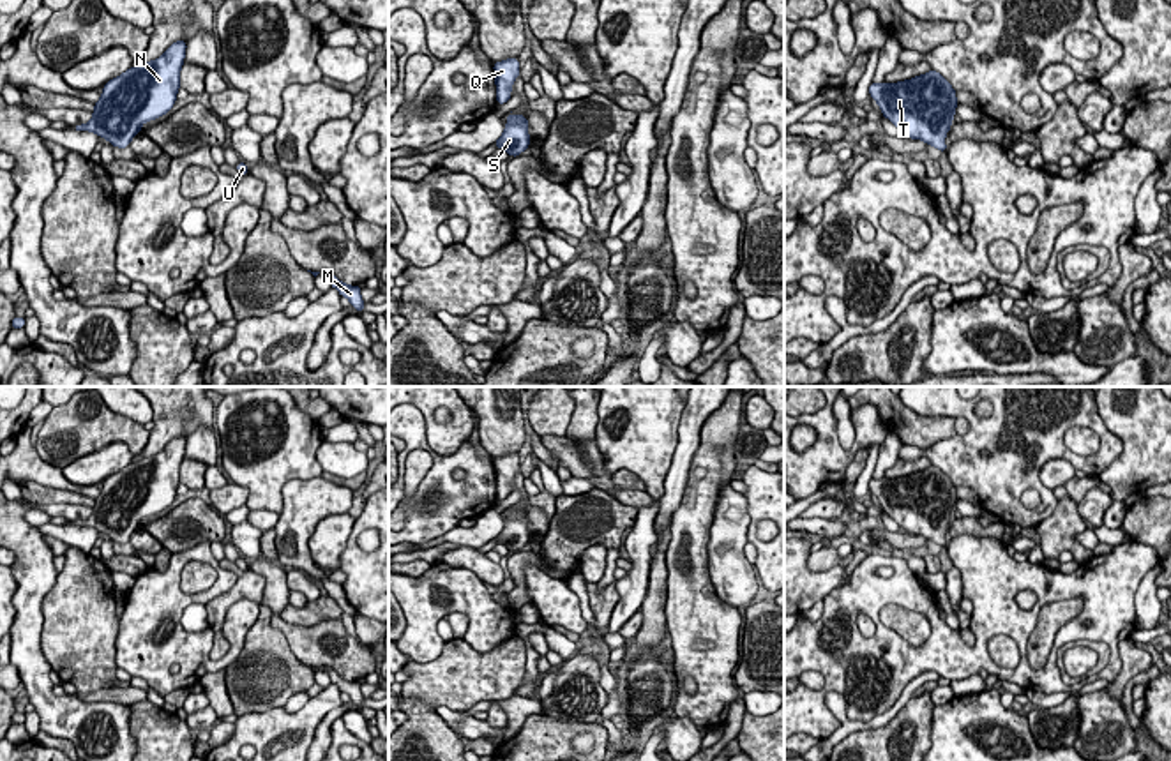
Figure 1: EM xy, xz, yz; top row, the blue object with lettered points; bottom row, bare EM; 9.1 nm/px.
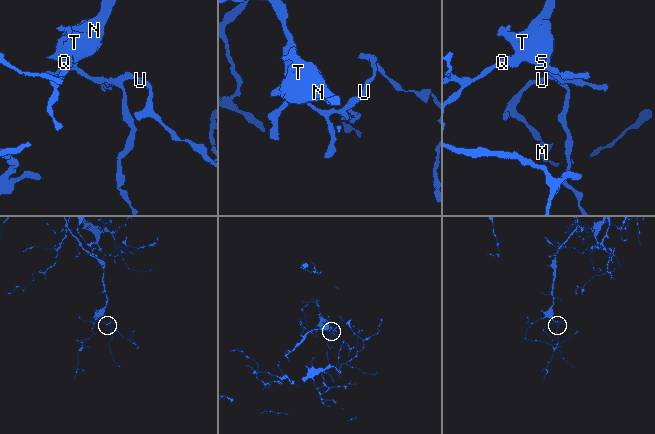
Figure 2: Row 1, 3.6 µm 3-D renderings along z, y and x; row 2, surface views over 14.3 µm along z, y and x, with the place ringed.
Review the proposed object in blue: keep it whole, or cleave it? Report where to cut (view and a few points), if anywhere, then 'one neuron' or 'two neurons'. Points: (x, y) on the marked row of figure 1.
no cut; one neuron

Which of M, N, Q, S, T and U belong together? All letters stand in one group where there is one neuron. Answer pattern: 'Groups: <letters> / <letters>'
Groups: M N Q S T U

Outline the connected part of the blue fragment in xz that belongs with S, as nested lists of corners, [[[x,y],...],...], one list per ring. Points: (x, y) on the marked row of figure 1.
[[[505,115],[507,125],[503,134],[496,139],[496,148],[505,148],[509,155],[518,157],[530,145],[528,120],[525,115]]]

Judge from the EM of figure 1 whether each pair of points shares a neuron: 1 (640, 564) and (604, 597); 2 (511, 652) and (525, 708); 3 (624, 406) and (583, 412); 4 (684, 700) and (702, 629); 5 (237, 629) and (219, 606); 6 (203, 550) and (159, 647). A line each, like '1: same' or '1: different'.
1: different
2: different
3: different
4: same
5: different
6: same

